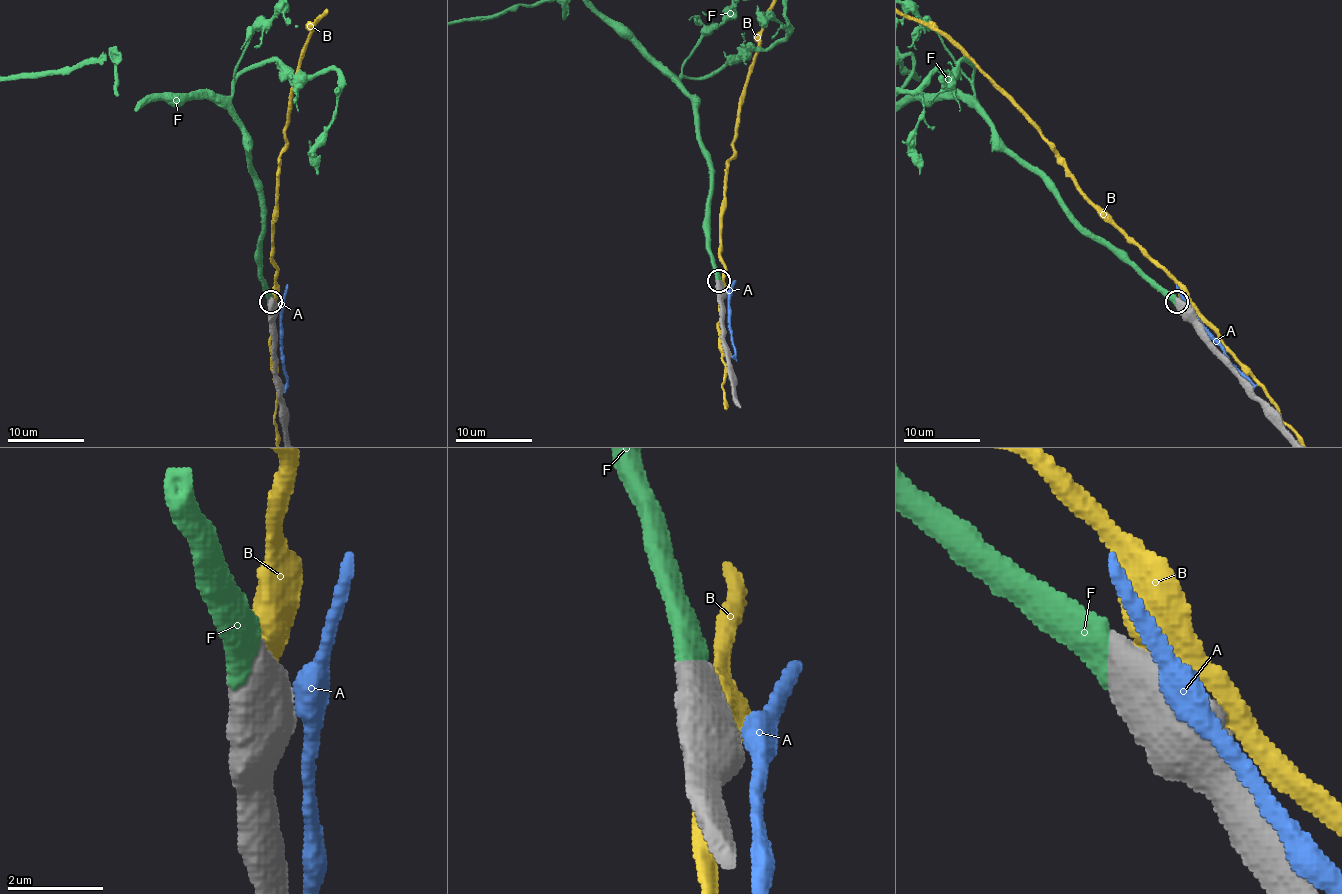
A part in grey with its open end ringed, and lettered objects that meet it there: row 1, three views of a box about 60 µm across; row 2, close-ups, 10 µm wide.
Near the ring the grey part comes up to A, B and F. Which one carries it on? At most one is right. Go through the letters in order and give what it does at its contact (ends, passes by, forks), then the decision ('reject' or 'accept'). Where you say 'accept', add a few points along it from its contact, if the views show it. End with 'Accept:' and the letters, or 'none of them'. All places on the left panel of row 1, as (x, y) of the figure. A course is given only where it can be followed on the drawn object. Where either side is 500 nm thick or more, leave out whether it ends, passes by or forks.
A: reject
B: reject
F: accept
Accept: F

